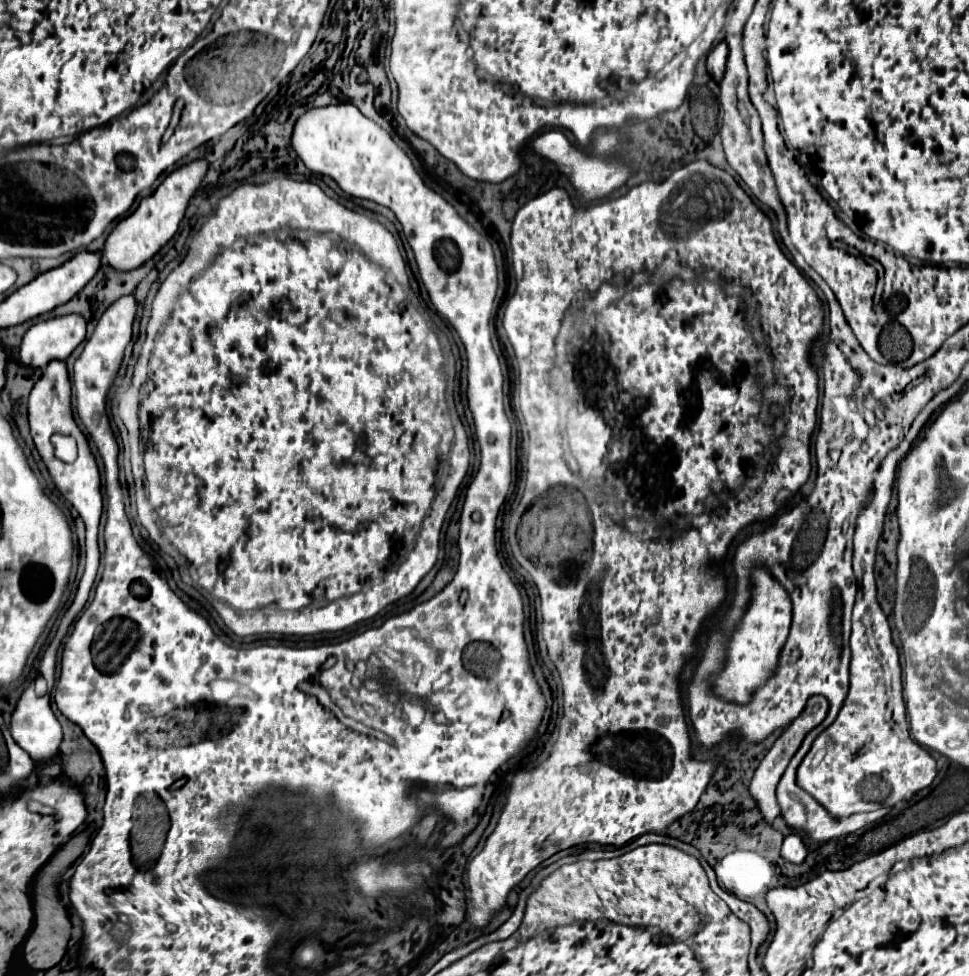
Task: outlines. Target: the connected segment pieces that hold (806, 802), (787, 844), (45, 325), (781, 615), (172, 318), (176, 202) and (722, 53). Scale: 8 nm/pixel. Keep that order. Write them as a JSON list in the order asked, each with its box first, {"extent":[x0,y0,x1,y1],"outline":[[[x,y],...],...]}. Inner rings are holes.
[{"extent":[775,738,889,842],"outline":[[[807,738],[803,740],[803,744],[799,746],[797,754],[793,756],[793,760],[789,762],[789,768],[783,772],[779,784],[777,784],[777,790],[775,790],[775,798],[777,798],[777,804],[781,808],[781,818],[787,822],[787,826],[791,826],[795,832],[799,834],[805,834],[809,840],[813,842],[829,842],[833,838],[839,838],[839,836],[847,836],[847,834],[853,834],[853,832],[859,832],[859,830],[865,830],[869,826],[873,826],[875,822],[879,822],[881,818],[885,818],[889,814],[889,808],[881,808],[881,810],[875,810],[875,812],[867,812],[867,814],[853,814],[845,820],[829,820],[829,816],[825,816],[825,810],[811,798],[811,796],[805,796],[805,792],[801,792],[797,786],[795,786],[795,770],[797,770],[797,764],[801,762],[801,758],[805,756],[811,740],[815,738]]]},{"extent":[781,834,807,864],"outline":[[[791,834],[791,836],[787,836],[783,840],[781,856],[783,856],[783,860],[787,860],[791,864],[801,864],[805,860],[807,848],[805,848],[805,844],[803,844],[803,840],[801,840],[799,834]]]},{"extent":[21,314,85,368],"outline":[[[65,314],[31,326],[23,336],[21,362],[25,366],[43,368],[51,360],[67,360],[85,340],[85,324],[81,314]]]},{"extent":[713,570,791,702],"outline":[[[755,570],[751,604],[729,642],[727,664],[717,676],[713,676],[715,692],[721,698],[735,702],[749,702],[751,692],[755,692],[755,688],[761,686],[773,674],[777,652],[781,650],[781,644],[785,642],[785,636],[789,632],[789,620],[791,620],[789,594],[767,572]]]},{"extent":[119,170,470,636],"outline":[[[275,170],[271,178],[259,182],[259,184],[253,184],[251,181],[245,180],[245,182],[241,182],[237,190],[233,190],[227,198],[223,198],[223,200],[219,202],[219,206],[215,208],[213,216],[211,216],[211,218],[203,224],[203,228],[193,236],[193,240],[190,241],[188,253],[183,262],[181,262],[181,264],[168,275],[167,280],[161,284],[161,288],[159,288],[159,292],[157,292],[152,304],[151,316],[146,329],[146,339],[134,368],[131,386],[124,393],[119,404],[119,406],[121,406],[121,402],[123,402],[127,396],[131,396],[131,394],[135,394],[135,400],[139,400],[139,408],[137,408],[139,418],[123,418],[123,423],[127,427],[129,435],[131,467],[133,478],[135,478],[135,488],[137,488],[137,512],[139,512],[139,522],[145,526],[145,530],[149,532],[149,536],[159,544],[159,548],[175,558],[179,572],[189,574],[181,575],[182,581],[186,584],[189,583],[196,589],[203,588],[203,591],[200,593],[207,599],[212,607],[219,612],[219,616],[223,618],[223,622],[225,622],[237,636],[253,636],[253,634],[299,634],[299,636],[305,636],[305,634],[333,632],[333,630],[349,628],[349,626],[353,626],[353,624],[357,624],[357,622],[361,622],[361,620],[367,620],[367,618],[375,616],[375,614],[377,614],[381,608],[385,608],[387,604],[391,604],[391,602],[395,602],[395,600],[407,596],[407,594],[419,584],[419,580],[433,568],[433,564],[435,564],[435,560],[437,560],[437,552],[439,552],[441,524],[443,524],[445,512],[449,510],[449,506],[451,506],[451,502],[453,502],[453,498],[455,498],[455,494],[457,494],[459,484],[463,482],[463,478],[465,478],[465,474],[467,474],[470,452],[469,448],[467,448],[467,434],[465,434],[465,430],[463,430],[463,426],[461,426],[461,421],[454,405],[455,359],[446,336],[431,320],[429,313],[424,312],[428,311],[426,309],[427,308],[417,299],[416,294],[411,289],[406,262],[401,255],[397,242],[395,242],[395,238],[391,236],[391,232],[389,232],[383,224],[379,224],[379,222],[375,222],[375,220],[363,216],[363,214],[357,214],[357,212],[353,212],[353,210],[341,206],[337,200],[333,200],[332,197],[327,196],[317,184],[309,181],[294,180],[291,175],[285,174],[280,170]],[[281,228],[295,228],[295,230],[301,228],[301,230],[311,230],[311,232],[281,232]],[[399,560],[405,560],[405,562],[403,562],[395,572],[389,572],[389,574],[385,576],[383,584],[373,586],[373,588],[367,590],[367,592],[361,592],[361,588],[363,588],[363,584],[365,584],[367,580],[379,576],[379,574],[381,574],[383,570],[387,570],[389,566],[395,568]],[[317,602],[329,602],[329,604],[327,604],[327,606],[319,606],[319,608],[311,608],[311,606],[309,606],[309,604],[317,604]]]},{"extent":[103,158,209,270],"outline":[[[199,158],[167,174],[161,186],[153,194],[145,196],[139,202],[137,210],[131,216],[123,218],[111,230],[103,248],[103,258],[117,270],[133,270],[133,268],[139,268],[149,258],[153,258],[159,252],[159,248],[167,244],[179,230],[179,222],[185,216],[187,204],[191,196],[197,192],[197,188],[201,186],[207,170],[209,170],[209,162],[205,158]]]},{"extent":[707,42,727,84],"outline":[[[719,42],[719,44],[711,50],[711,54],[707,56],[709,74],[713,76],[713,80],[715,80],[717,84],[723,80],[725,64],[727,64],[727,44],[725,44],[725,42]]]}]

